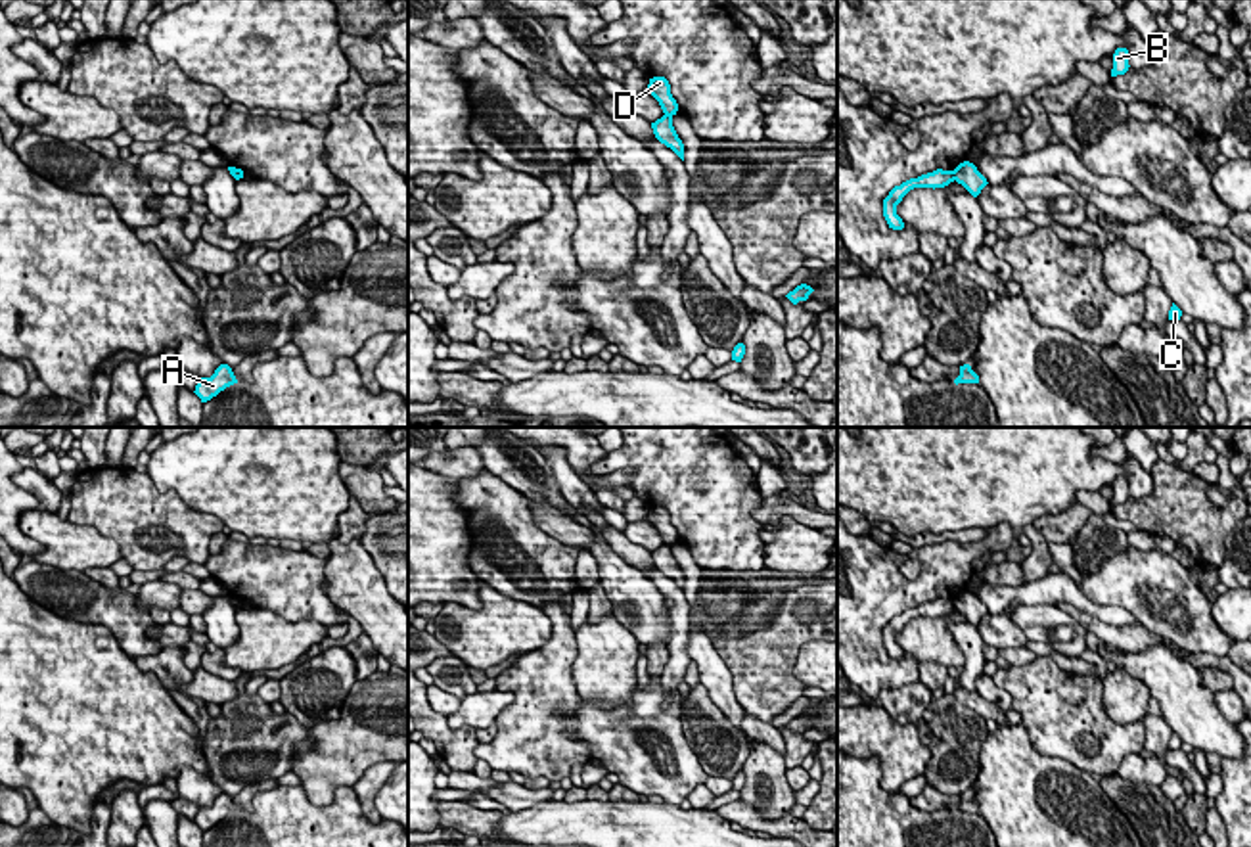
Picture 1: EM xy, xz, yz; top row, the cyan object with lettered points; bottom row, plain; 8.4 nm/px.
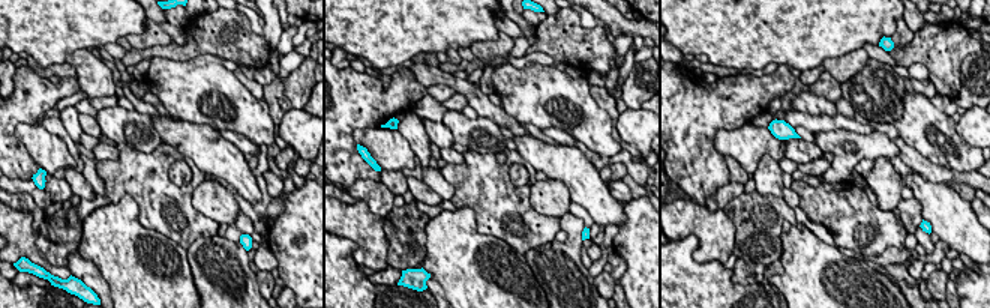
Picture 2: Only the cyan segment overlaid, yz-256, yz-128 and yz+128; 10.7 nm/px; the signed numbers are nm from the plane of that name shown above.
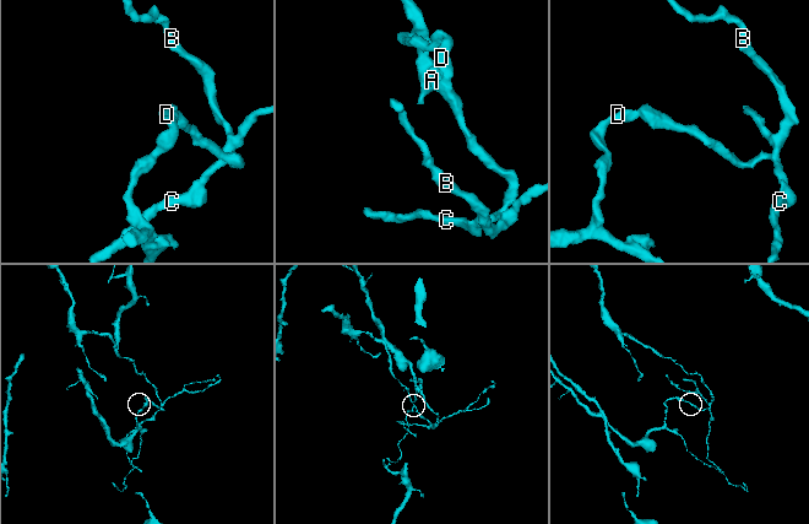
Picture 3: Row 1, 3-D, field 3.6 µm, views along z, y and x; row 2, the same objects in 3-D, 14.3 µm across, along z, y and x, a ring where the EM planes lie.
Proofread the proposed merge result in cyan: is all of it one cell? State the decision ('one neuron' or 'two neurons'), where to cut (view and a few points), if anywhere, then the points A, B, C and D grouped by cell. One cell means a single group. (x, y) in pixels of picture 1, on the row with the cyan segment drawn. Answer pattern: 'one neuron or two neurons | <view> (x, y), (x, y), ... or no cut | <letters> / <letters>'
two neurons | yz (951, 171), (955, 179) | A D / B C

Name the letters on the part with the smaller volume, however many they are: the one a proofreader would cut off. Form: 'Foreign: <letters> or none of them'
Foreign: B, C

